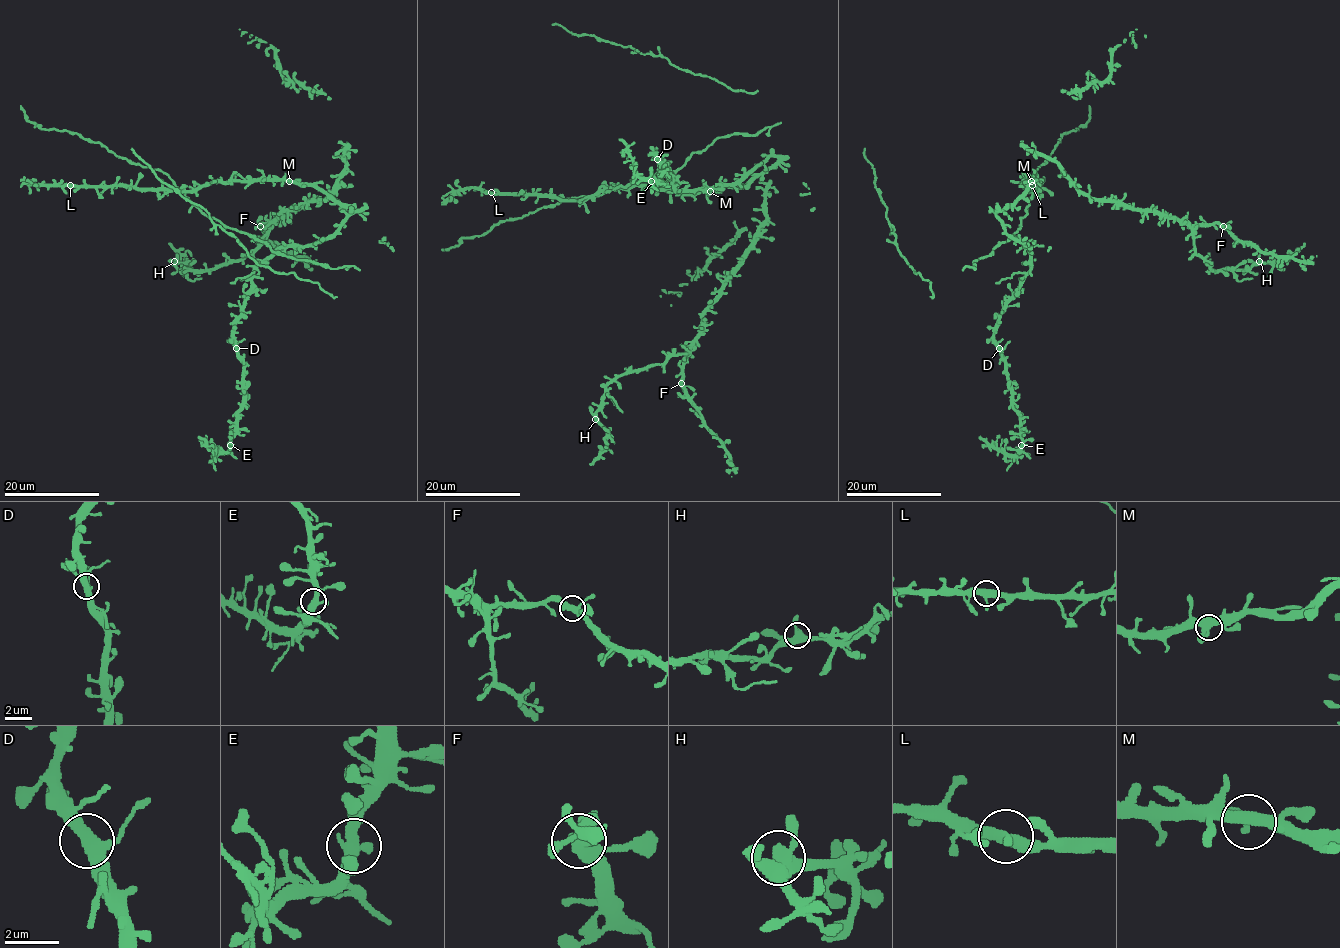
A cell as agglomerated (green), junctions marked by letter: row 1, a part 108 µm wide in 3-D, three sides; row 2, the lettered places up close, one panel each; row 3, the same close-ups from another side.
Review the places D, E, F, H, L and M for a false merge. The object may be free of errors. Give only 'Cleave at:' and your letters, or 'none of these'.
Cleave at: none of these

